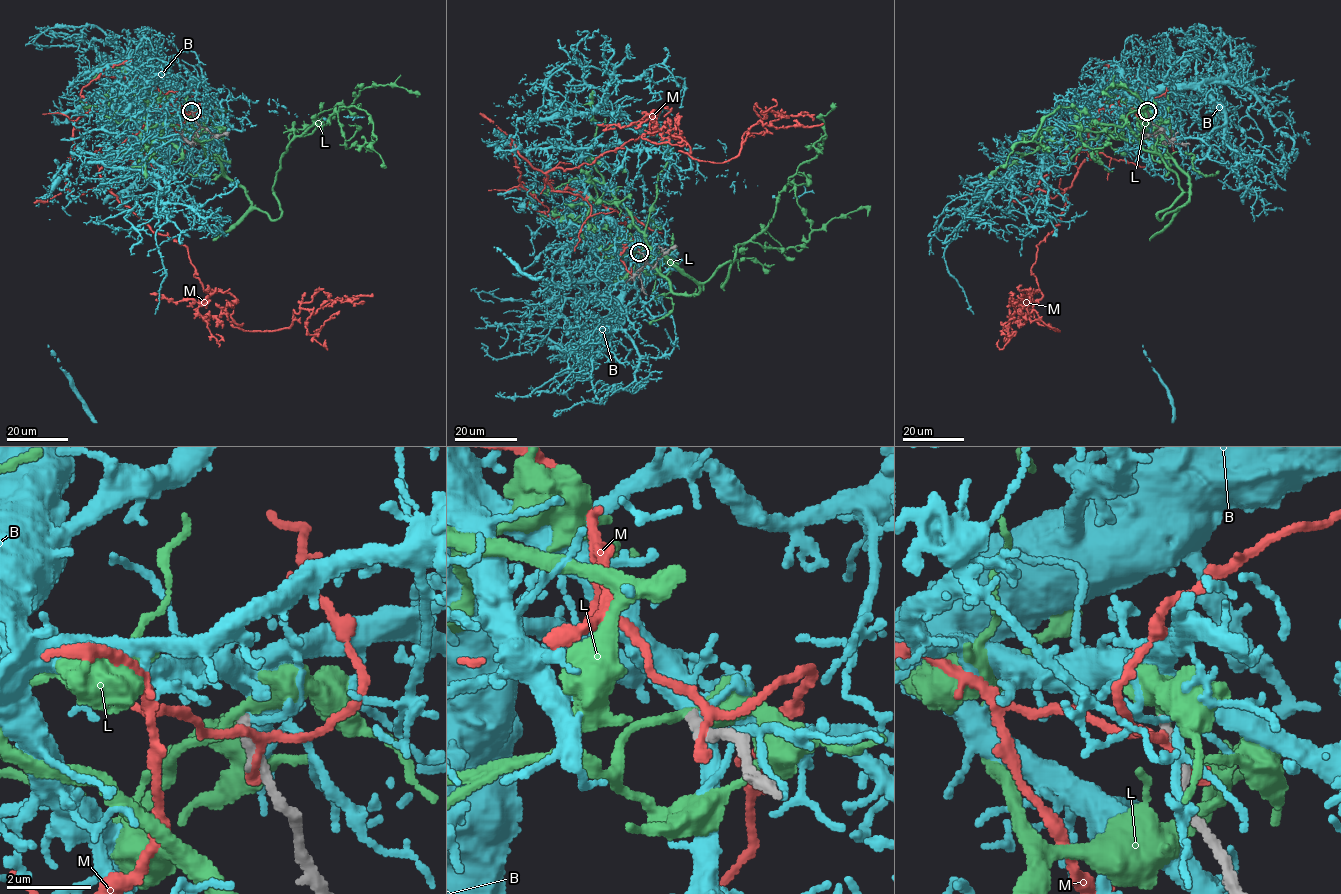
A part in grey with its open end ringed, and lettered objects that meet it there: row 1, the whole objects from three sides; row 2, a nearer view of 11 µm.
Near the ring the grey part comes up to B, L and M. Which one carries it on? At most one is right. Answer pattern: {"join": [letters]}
{"join": []}

